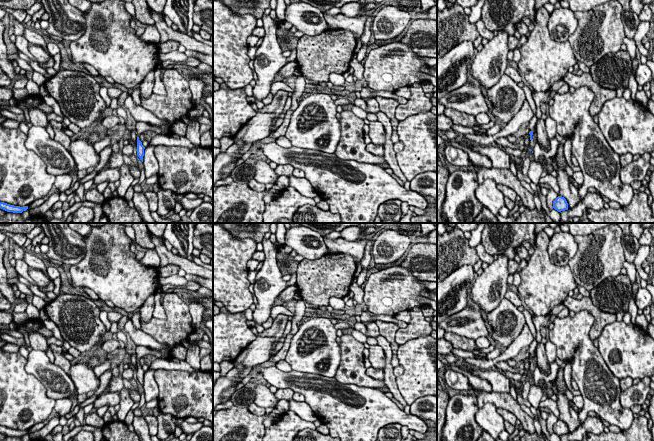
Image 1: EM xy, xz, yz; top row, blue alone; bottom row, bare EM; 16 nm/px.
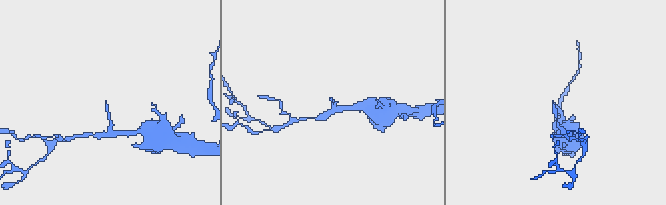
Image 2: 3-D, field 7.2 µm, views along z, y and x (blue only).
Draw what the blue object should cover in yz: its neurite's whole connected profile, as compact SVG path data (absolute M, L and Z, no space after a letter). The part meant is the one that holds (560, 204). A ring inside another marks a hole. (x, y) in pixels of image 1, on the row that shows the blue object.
M558 196L554 201L553 201L553 208L557 210L558 212L568 210L568 203L566 199L562 196Z

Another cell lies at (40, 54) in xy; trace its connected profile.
M30 44L28 50L38 63L46 63L51 58L51 55L41 46Z

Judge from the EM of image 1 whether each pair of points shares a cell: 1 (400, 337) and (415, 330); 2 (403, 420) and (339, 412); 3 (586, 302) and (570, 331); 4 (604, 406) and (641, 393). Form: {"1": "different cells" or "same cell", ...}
{"1": "same cell", "2": "same cell", "3": "different cells", "4": "different cells"}

